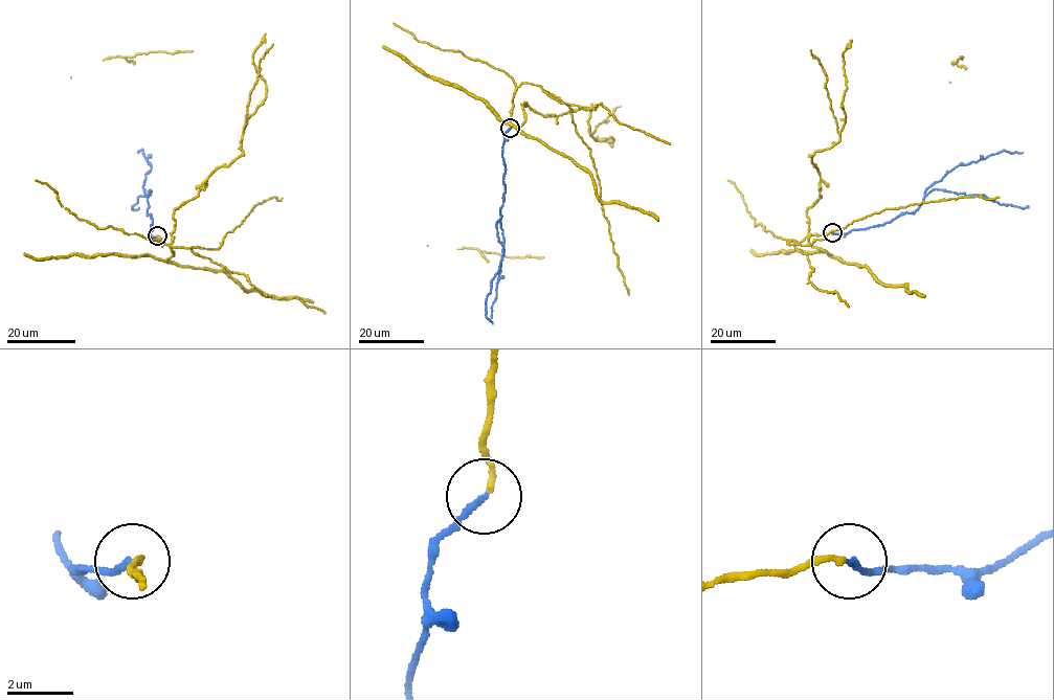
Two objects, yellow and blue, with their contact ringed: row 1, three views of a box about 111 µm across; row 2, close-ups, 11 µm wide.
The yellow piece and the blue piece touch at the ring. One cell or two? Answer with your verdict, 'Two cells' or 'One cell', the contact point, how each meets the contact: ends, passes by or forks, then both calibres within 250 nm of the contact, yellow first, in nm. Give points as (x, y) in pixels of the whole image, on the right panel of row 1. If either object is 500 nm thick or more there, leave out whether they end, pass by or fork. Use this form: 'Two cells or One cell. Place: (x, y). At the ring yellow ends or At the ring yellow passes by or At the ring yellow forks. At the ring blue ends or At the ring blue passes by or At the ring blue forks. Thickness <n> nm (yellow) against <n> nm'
One cell. Place: (832, 232). At the ring yellow ends. At the ring blue ends. Thickness 150 nm (yellow) against 200 nm

